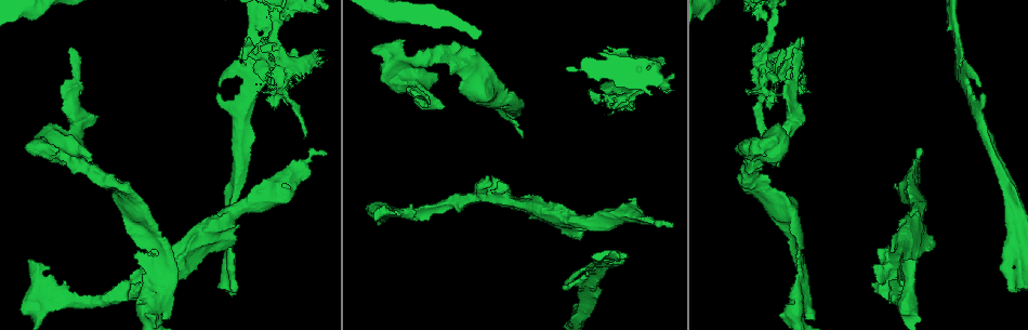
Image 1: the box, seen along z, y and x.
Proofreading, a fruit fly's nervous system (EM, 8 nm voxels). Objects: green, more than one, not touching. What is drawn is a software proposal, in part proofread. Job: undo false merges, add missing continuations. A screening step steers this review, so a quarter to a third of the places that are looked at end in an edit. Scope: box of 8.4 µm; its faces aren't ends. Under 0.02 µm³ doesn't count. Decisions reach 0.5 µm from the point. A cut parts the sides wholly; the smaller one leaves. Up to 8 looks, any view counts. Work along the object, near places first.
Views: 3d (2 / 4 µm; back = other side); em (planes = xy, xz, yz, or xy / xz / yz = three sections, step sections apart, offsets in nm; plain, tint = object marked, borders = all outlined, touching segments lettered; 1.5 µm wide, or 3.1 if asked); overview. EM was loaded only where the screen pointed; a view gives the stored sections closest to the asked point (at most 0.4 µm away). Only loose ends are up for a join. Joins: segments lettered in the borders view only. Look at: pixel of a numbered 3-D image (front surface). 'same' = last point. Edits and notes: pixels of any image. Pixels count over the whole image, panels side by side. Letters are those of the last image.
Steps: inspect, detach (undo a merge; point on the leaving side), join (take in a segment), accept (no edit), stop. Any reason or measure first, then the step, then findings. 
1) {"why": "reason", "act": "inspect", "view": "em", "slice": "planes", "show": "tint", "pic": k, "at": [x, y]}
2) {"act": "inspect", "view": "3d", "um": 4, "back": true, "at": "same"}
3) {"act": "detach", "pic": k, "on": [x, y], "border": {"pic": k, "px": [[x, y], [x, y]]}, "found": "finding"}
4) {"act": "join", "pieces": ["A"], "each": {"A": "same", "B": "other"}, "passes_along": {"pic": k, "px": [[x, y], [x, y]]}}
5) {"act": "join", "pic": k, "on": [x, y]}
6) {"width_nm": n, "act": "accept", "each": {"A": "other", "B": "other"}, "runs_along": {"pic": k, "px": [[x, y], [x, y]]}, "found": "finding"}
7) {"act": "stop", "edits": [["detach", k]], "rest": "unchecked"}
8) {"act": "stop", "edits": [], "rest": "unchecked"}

{"why": "branch stops here", "act": "inspect", "view": "3d", "um": 4, "pic": 1, "at": [304, 136]}

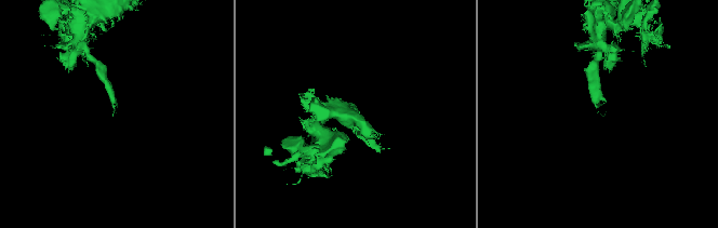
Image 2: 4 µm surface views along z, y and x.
{"why": "shape alone is not enough", "act": "inspect", "view": "em", "slice": "planes", "show": "borders", "pic": 2, "at": [358, 111]}

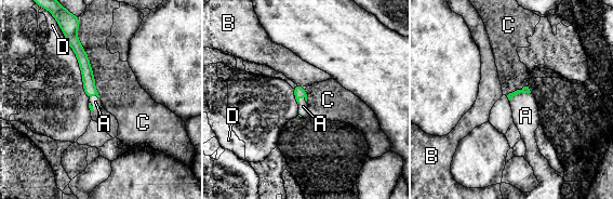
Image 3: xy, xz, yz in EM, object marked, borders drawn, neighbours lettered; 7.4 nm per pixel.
{"act": "accept", "each": {"A": "other", "B": "other", "C": "other", "D": "other"}, "border": {"pic": 3, "px": [[530, 92], [519, 92], [509, 101]]}, "found": "no lettered segment goes on from it"}

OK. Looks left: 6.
{"why": "an open end", "act": "inspect", "view": "em", "slice": "planes", "show": "borders", "pic": 1, "at": [606, 106]}

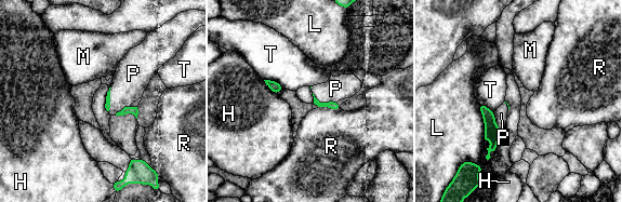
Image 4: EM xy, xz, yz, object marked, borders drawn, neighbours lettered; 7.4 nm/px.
{"act": "accept", "each": {"H": "other", "L": "other", "M": "other", "P": "other", "R": "other", "T": "other"}, "border": {"pic": 4, "px": [[313, 92], [320, 102], [336, 103]]}, "found": "none of them fits"}

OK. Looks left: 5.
{"why": "tapers out", "act": "inspect", "view": "3d", "um": 2, "pic": 1, "at": [70, 47]}

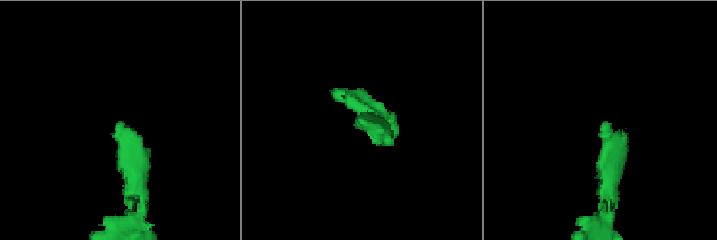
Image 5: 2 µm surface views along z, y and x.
{"why": "need the tissue", "act": "inspect", "view": "em", "slice": "planes", "show": "borders", "pic": 5, "at": [119, 127]}

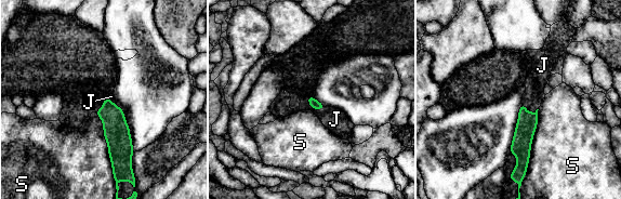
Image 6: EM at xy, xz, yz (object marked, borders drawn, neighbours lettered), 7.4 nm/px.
{"longest_contact_nm": ["S", 550], "act": "join", "pic": 6, "on": [536, 81], "each": {"J": "same", "S": "other"}, "found": "it goes on there"}

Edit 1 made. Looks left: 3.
{"act": "stop", "edits": [["join", 6]], "rest": "unchecked"}

